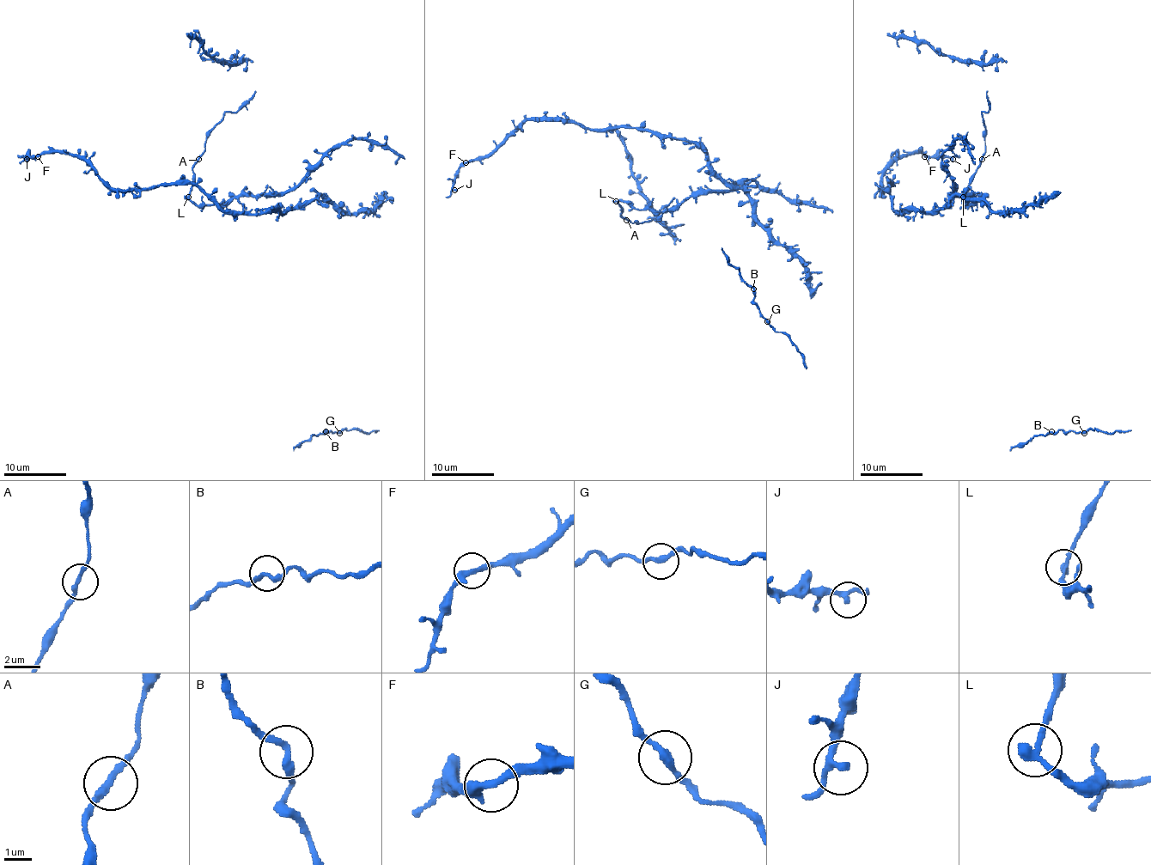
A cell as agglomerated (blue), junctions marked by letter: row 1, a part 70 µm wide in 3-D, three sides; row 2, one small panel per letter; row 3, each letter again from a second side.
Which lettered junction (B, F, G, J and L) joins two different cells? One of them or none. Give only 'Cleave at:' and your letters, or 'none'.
Cleave at: L

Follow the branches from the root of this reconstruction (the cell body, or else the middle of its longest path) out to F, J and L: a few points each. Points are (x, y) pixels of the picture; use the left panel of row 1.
F: (292, 191), (300, 198), (294, 208), (228, 214), (192, 184), (117, 191), (75, 156), (59, 151), (38, 156)
J: (292, 191), (300, 198), (294, 208), (228, 214), (192, 184), (117, 191), (75, 156), (48, 151), (27, 159)
L: (292, 191), (244, 195), (211, 204), (195, 204), (187, 197)

